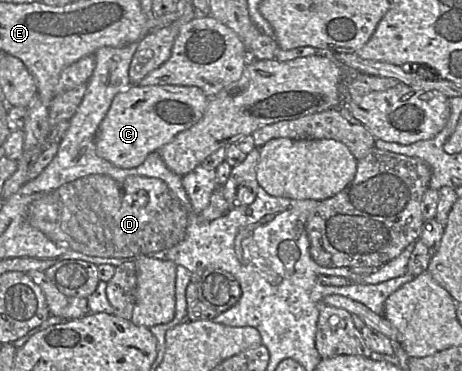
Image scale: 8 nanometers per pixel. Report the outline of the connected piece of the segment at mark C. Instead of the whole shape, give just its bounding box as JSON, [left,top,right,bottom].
[96,85,209,168]

